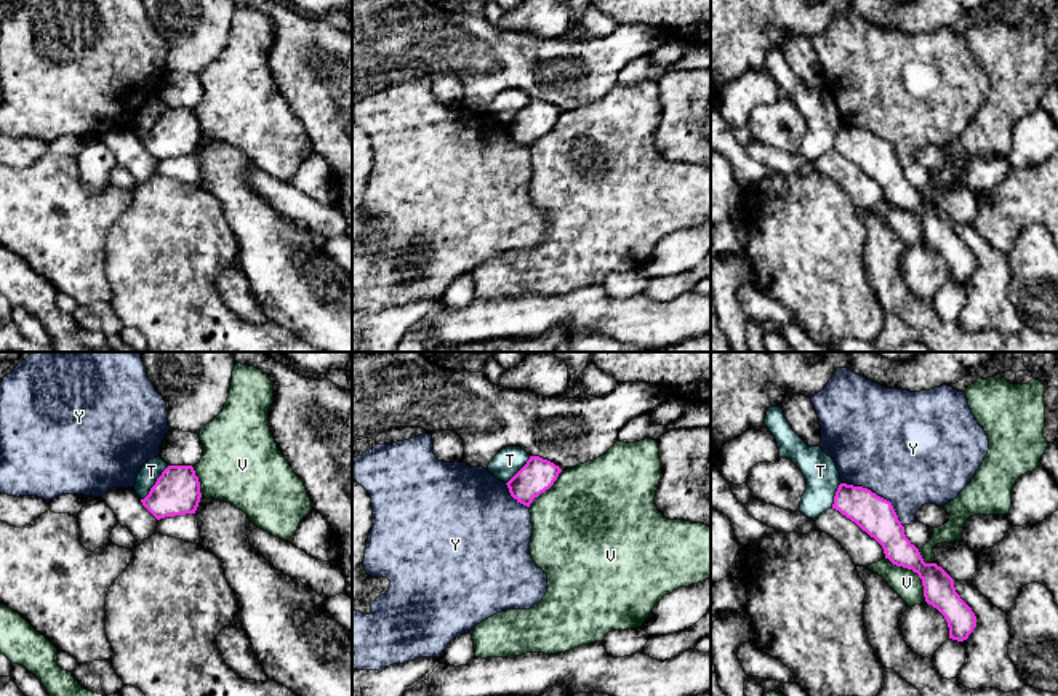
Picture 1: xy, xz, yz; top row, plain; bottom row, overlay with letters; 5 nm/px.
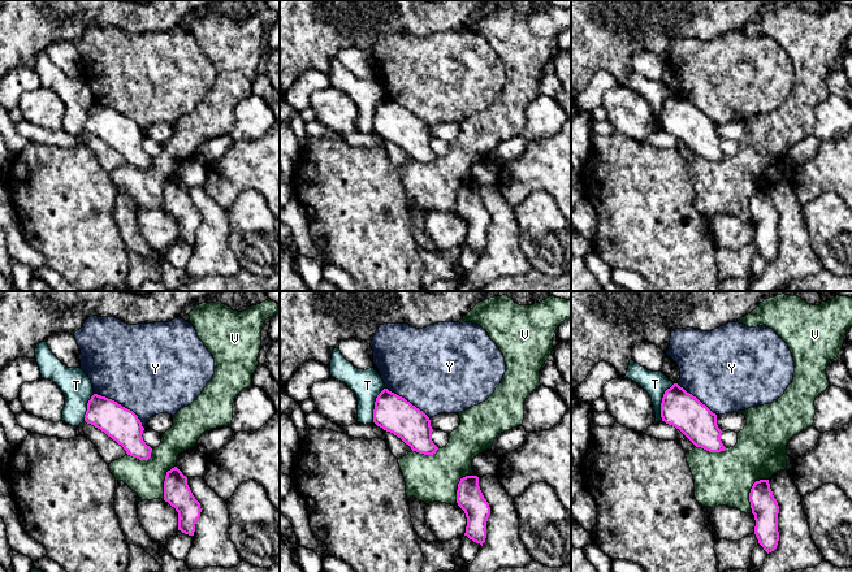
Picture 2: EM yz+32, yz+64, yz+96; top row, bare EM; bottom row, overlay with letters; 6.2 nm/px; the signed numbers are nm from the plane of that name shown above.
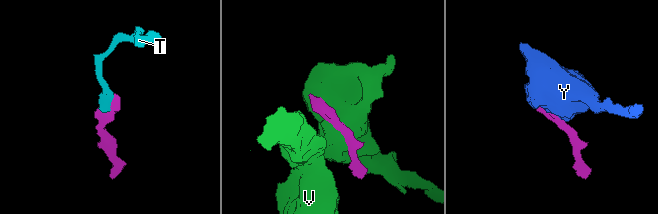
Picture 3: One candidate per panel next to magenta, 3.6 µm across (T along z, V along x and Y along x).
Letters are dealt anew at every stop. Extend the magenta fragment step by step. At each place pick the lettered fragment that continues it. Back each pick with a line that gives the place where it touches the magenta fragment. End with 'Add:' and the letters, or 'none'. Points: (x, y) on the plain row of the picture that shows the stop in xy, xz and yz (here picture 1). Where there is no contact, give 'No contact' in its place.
Add: none

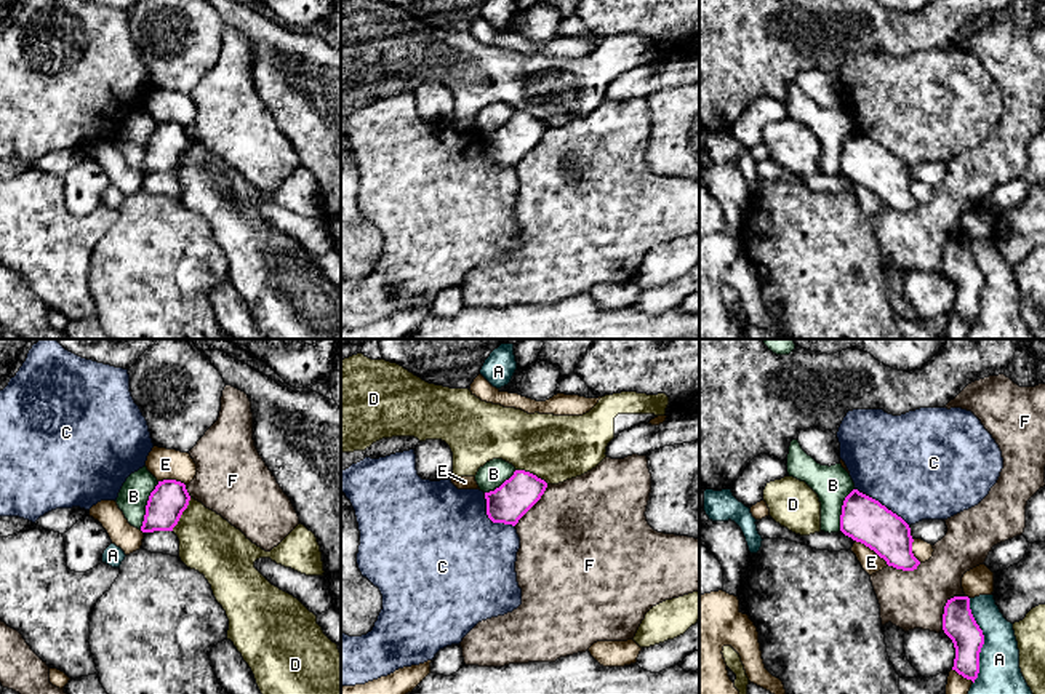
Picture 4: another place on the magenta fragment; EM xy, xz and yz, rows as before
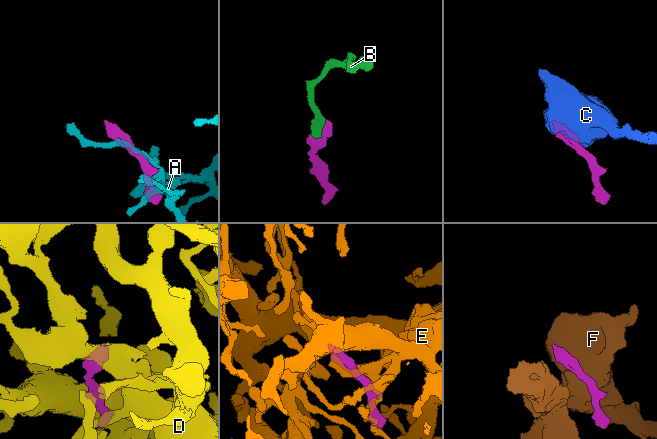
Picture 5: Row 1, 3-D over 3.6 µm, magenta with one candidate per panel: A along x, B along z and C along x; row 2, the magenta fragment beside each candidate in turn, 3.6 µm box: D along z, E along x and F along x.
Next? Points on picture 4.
D: Touches magenta at xy (181, 155)
Add: D

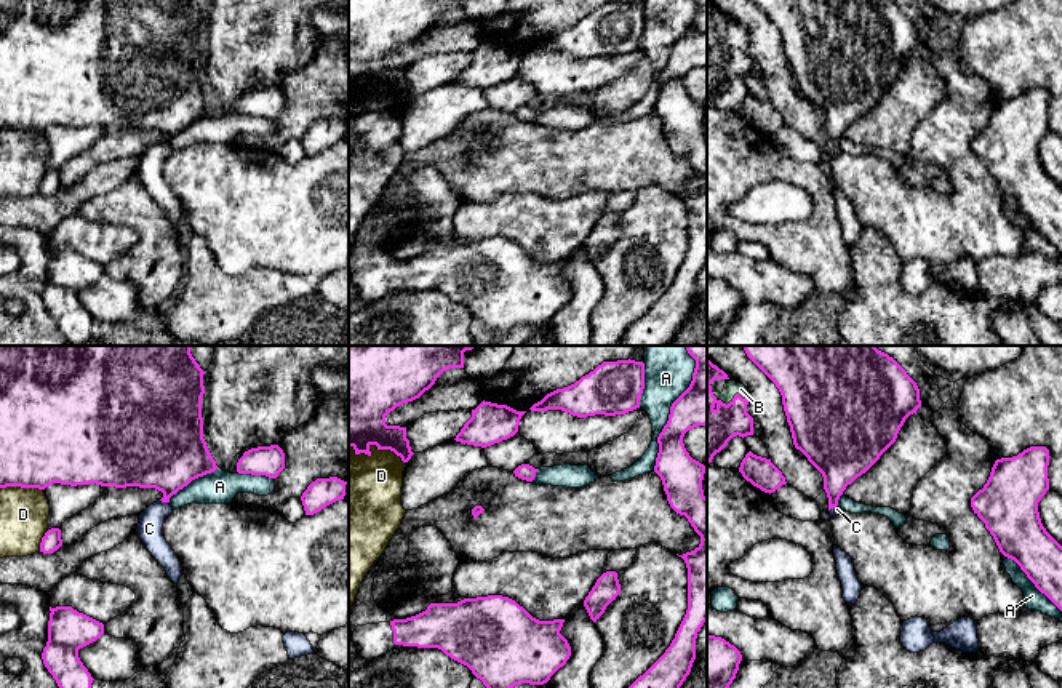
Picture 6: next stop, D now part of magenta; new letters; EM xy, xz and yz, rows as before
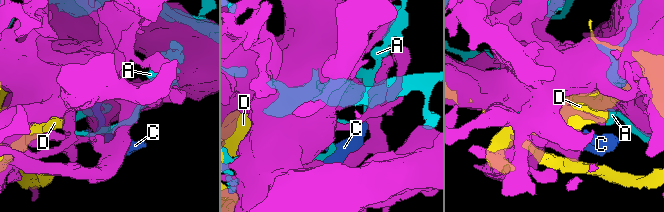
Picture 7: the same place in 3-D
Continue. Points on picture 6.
B: Touches magenta at yz (730, 44)
C: Touches magenta at xy (165, 143)
Add: B, C

